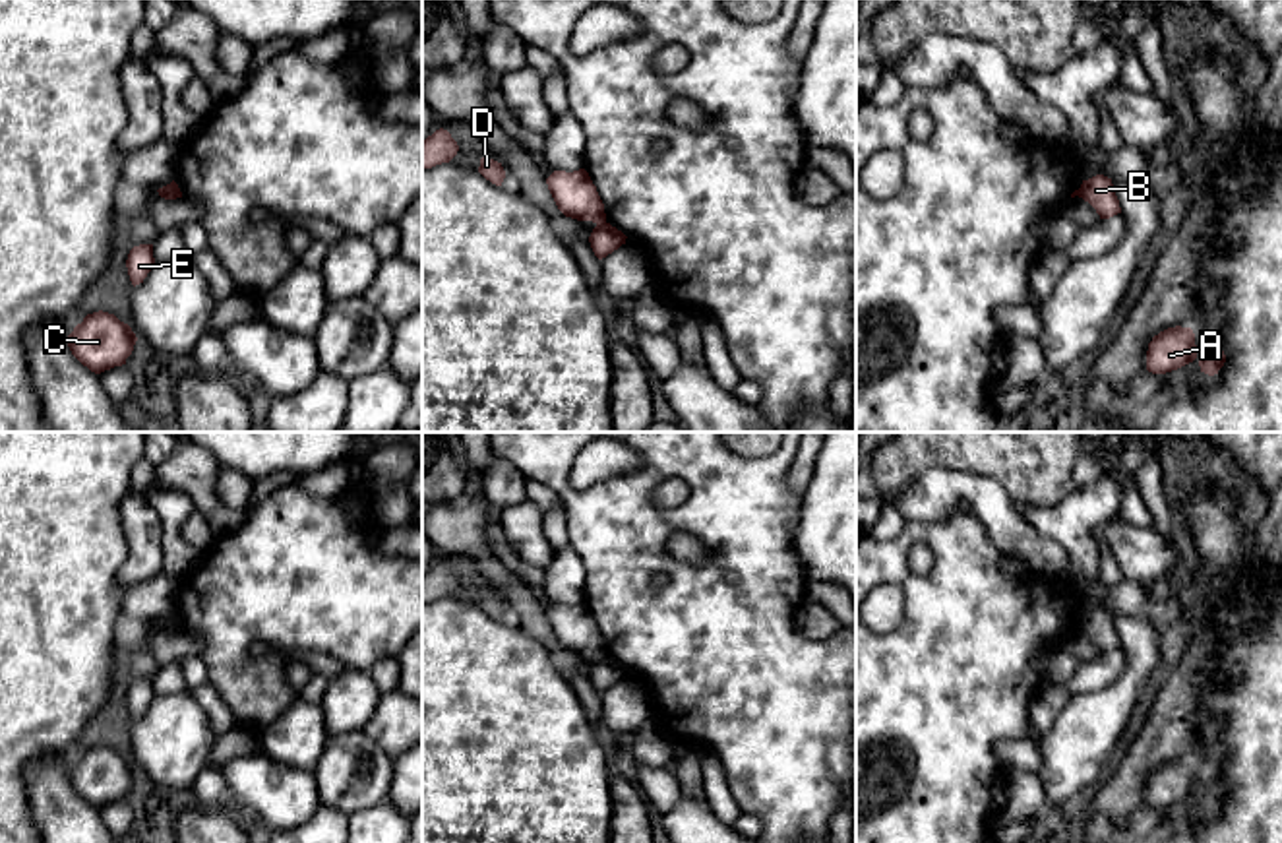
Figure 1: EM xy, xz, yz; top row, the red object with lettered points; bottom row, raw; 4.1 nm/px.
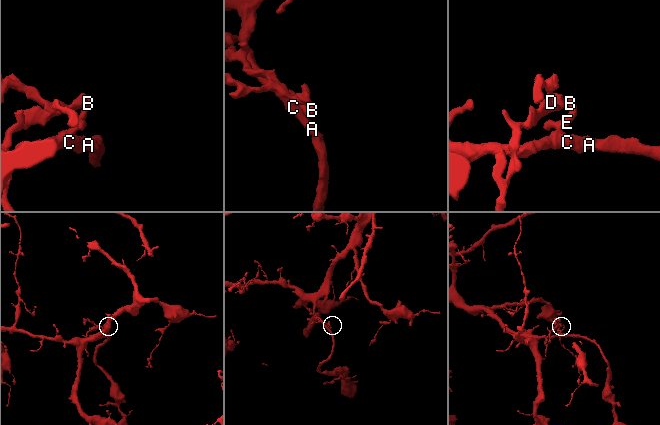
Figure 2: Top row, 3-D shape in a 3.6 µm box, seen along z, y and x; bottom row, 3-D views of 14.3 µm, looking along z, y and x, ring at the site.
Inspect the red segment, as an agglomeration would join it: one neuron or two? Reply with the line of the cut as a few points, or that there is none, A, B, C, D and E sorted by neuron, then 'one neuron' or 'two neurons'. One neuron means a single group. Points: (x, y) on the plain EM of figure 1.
xz (605, 655), (597, 659) | A B C E / D | two neurons

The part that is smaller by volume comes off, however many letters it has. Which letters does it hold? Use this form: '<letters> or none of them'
D

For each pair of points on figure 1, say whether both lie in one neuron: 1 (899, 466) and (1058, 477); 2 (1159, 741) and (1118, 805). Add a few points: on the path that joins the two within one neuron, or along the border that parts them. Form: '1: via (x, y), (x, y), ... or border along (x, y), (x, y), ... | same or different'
1: via (938, 452), (1019, 452) | same
2: via (1145, 756), (1133, 772), (1128, 789) | same

